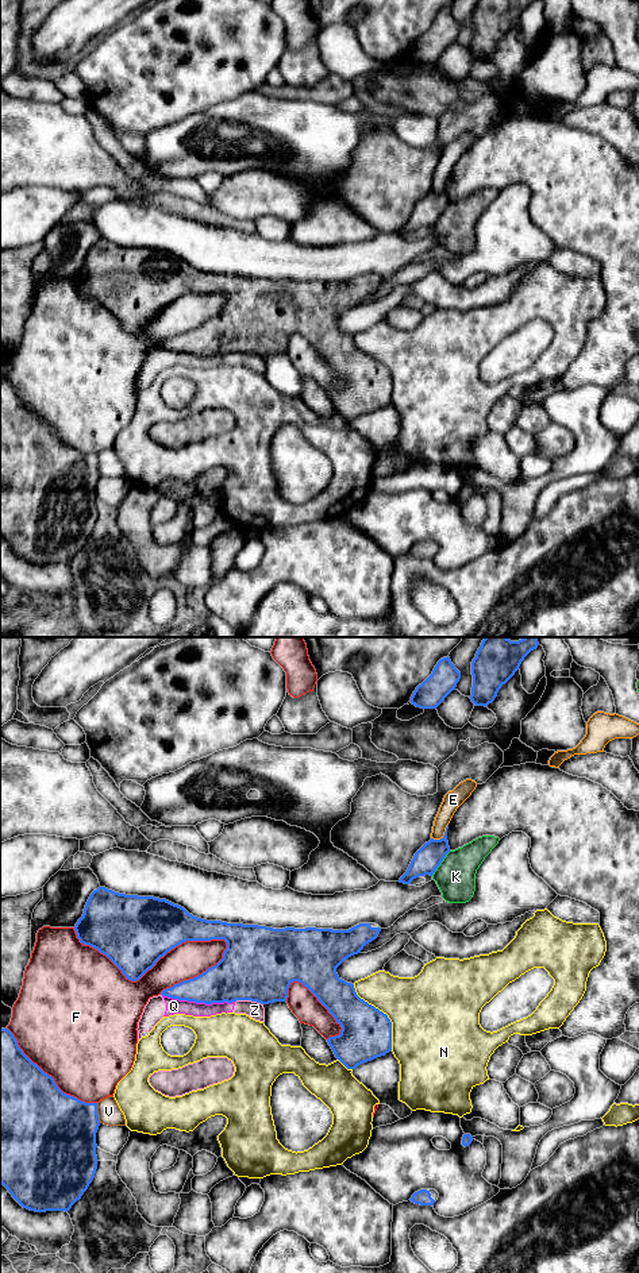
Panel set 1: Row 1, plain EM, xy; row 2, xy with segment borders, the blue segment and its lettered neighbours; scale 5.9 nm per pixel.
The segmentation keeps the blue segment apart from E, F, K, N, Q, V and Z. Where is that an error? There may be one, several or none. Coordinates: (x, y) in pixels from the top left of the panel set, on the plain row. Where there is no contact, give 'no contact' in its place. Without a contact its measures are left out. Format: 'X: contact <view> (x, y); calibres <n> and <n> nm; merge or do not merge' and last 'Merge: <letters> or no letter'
E: contact xy (443, 188); calibres 160 and 110 nm; do not merge
F: contact xy (149, 320); calibres 440 and 260 nm; do not merge
K: contact xy (441, 213); calibres 160 and 240 nm; merge
N: contact xy (382, 365); calibres 300 and 420 nm; do not merge
Q: contact xy (199, 354); calibres 260 and 100 nm; do not merge
V: contact xy (96, 465); calibres 440 and 130 nm; do not merge
Z: contact xy (249, 351); calibres 440 and 100 nm; do not merge
Merge: K

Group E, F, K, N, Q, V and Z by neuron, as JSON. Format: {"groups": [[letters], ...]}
{"groups": [["E"], ["F"], ["K"], ["N"], ["Q", "Z"], ["V"]]}

